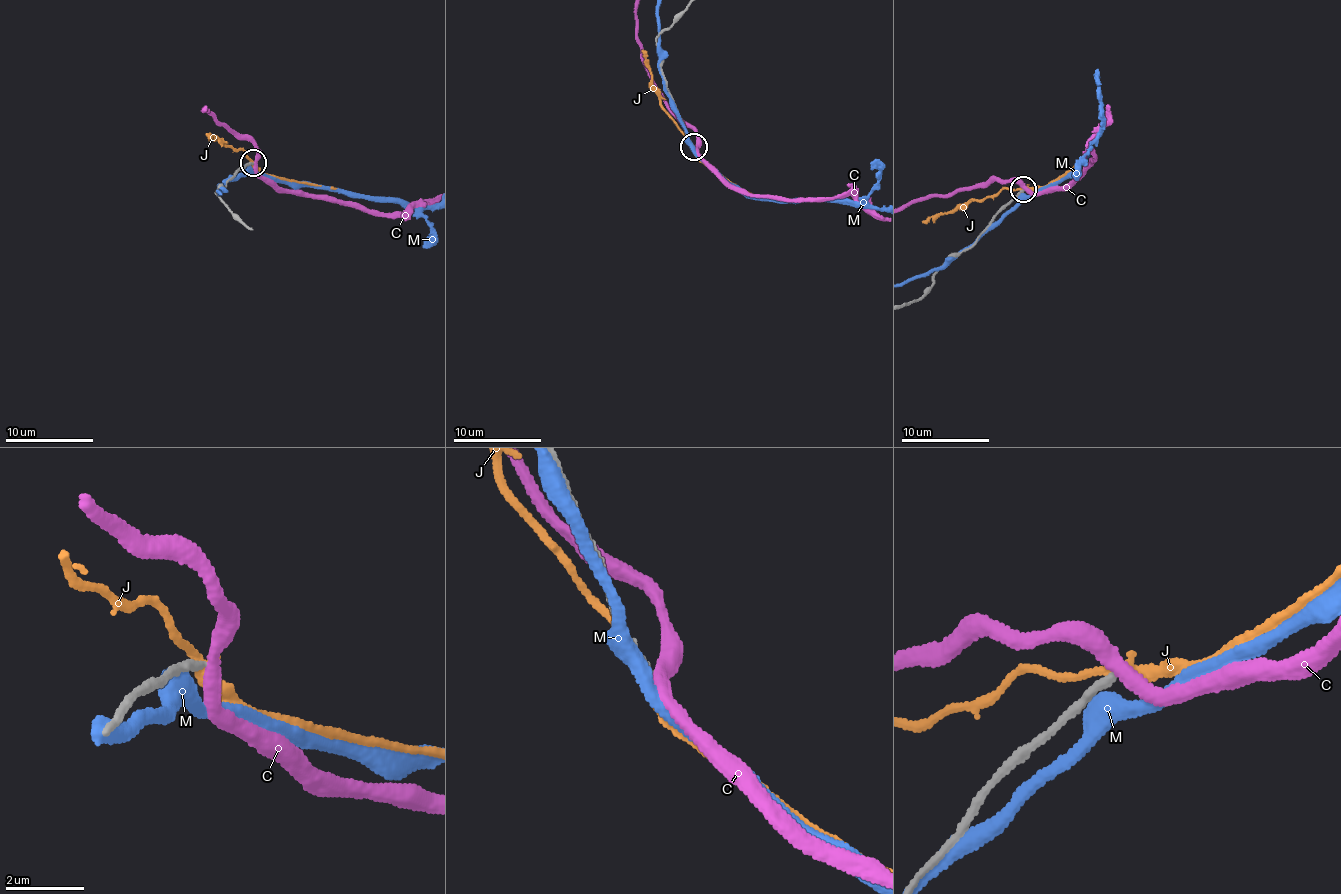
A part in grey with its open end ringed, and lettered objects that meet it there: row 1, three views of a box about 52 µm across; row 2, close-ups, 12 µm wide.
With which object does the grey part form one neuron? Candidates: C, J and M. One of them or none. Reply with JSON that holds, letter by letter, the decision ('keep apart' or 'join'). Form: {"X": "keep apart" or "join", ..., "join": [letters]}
{"C": "keep apart", "J": "keep apart", "M": "keep apart", "join": []}

